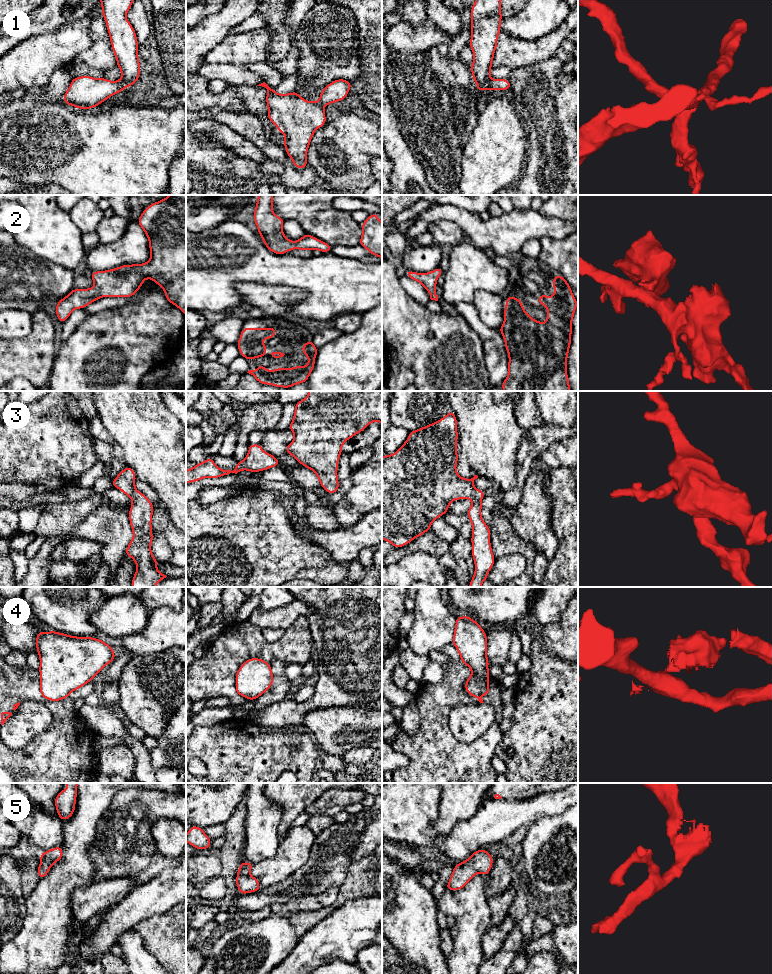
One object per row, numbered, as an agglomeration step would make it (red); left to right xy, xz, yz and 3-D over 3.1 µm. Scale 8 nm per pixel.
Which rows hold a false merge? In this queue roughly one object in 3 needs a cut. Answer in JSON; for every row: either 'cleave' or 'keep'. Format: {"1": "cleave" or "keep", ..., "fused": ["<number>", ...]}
{"1": "cleave", "2": "keep", "3": "keep", "4": "cleave", "5": "keep", "fused": ["1", "4"]}

